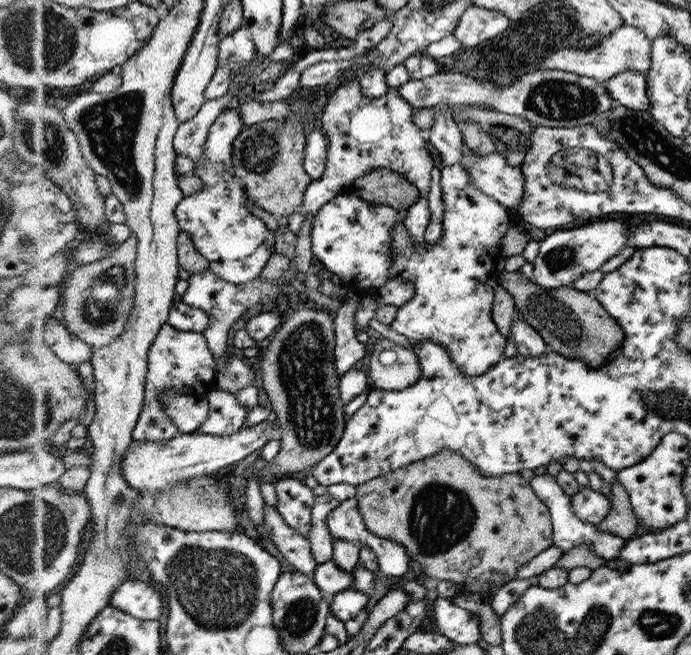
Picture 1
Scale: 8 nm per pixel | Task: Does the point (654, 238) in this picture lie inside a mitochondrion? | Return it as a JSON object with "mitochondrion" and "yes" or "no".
{"mitochondrion":"no"}

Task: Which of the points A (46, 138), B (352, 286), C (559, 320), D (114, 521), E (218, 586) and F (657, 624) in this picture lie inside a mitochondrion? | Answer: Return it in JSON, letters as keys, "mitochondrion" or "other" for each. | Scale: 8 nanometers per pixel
{"A":"mitochondrion","B":"other","C":"mitochondrion","D":"other","E":"mitochondrion","F":"mitochondrion"}

